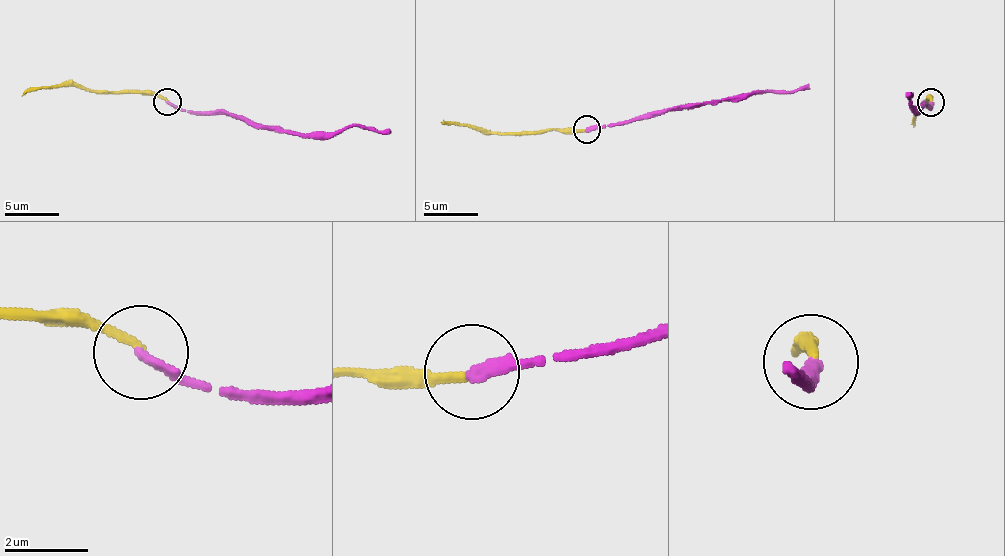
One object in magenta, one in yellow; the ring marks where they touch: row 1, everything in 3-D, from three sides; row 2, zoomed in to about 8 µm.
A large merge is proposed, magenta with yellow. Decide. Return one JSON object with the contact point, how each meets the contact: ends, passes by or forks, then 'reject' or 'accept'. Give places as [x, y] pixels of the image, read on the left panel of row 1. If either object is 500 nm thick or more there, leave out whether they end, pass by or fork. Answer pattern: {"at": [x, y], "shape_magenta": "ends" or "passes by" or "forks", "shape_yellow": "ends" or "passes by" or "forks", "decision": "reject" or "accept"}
{"at": [167, 101], "shape_magenta": "ends", "shape_yellow": "ends", "decision": "reject"}

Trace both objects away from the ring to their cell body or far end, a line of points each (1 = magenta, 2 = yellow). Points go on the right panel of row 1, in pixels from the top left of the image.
1: (930, 101), (931, 107), (927, 103), (916, 111), (917, 108), (907, 91)
2: (930, 101), (928, 98), (926, 107), (925, 105), (913, 120), (915, 126)

